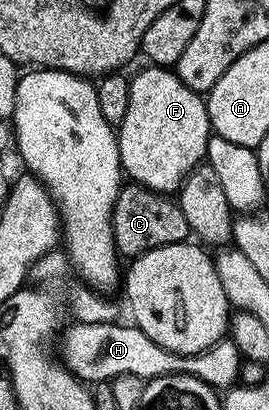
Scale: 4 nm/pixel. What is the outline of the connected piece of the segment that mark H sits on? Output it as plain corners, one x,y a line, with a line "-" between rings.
115,321
112,323
102,322
96,324
82,324
75,322
71,324
71,328
64,335
64,358
62,363
65,368
68,368
80,381
90,385
97,385
111,381
120,374
138,375
139,378
145,381
161,377
166,374
186,373
192,377
200,378
207,385
217,391
226,391
233,388
240,377
240,367
242,358
240,349
230,339
219,341
218,344
212,345
206,352
194,353
188,357
180,354
166,351
159,347
148,335
140,328
133,324
120,325
121,322

